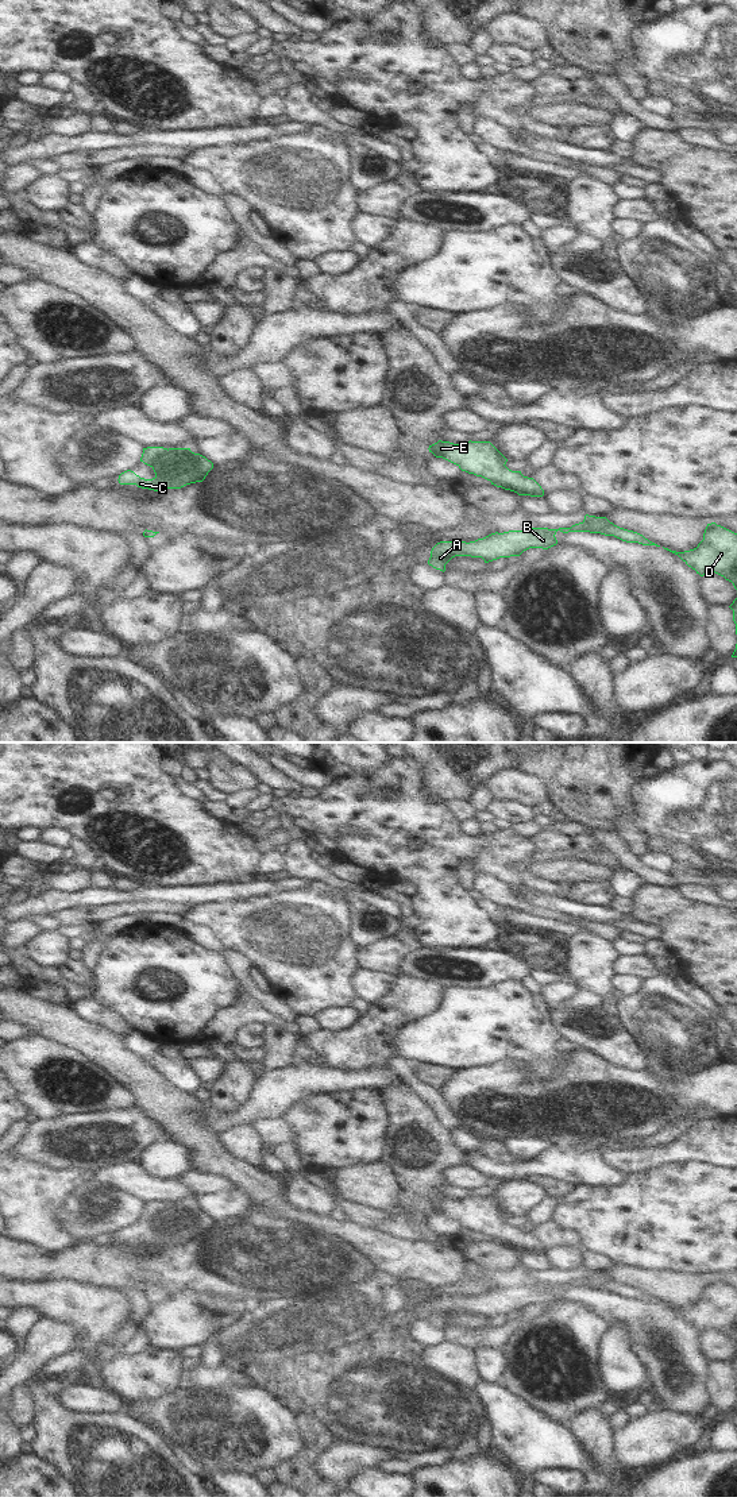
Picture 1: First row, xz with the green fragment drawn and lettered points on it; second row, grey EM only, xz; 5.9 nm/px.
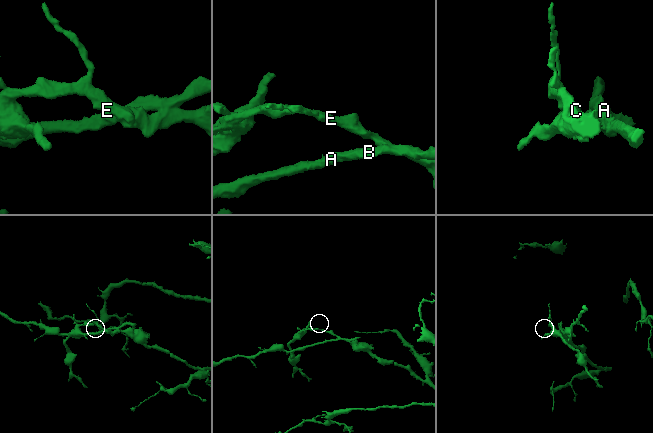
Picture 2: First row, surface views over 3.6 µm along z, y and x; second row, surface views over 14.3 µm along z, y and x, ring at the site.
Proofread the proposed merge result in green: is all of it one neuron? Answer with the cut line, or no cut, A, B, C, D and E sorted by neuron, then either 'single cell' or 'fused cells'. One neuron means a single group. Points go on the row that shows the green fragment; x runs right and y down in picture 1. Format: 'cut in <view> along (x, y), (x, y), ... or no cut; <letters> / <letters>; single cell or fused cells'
cut in xz along (583, 520), (598, 532); A B / C D E; fused cells

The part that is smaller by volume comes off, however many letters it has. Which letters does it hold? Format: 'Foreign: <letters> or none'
Foreign: A, B

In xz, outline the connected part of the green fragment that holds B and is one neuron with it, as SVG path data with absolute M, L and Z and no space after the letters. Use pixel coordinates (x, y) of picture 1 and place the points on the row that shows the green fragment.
M583 521L572 525L571 528L532 528L525 530L509 530L503 533L495 532L470 543L440 541L432 548L428 564L444 572L445 564L455 556L482 557L485 563L489 563L499 557L520 556L529 548L548 549L557 544L555 537L557 530L563 533L598 533L595 529L590 529Z

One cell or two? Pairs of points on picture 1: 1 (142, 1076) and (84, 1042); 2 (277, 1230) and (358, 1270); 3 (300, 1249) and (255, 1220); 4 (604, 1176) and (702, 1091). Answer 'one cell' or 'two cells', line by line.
1: one cell
2: one cell
3: one cell
4: two cells

